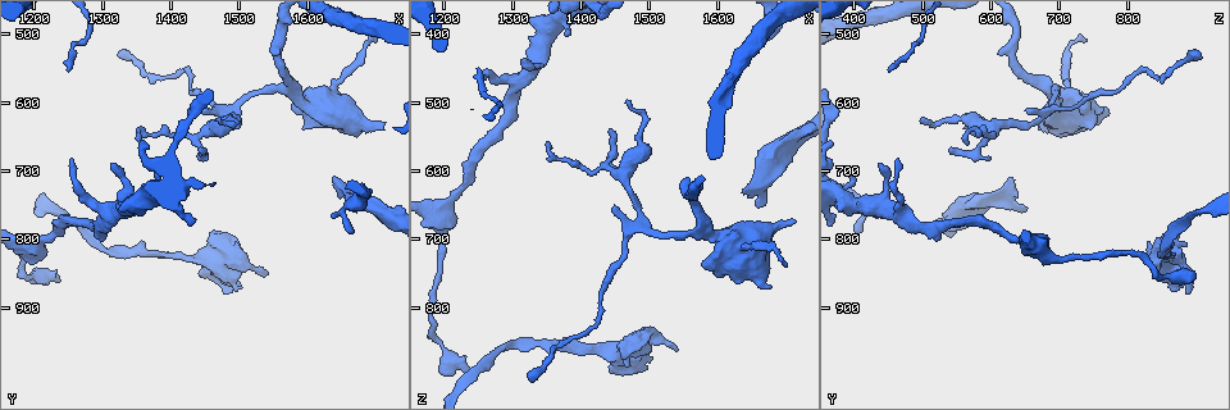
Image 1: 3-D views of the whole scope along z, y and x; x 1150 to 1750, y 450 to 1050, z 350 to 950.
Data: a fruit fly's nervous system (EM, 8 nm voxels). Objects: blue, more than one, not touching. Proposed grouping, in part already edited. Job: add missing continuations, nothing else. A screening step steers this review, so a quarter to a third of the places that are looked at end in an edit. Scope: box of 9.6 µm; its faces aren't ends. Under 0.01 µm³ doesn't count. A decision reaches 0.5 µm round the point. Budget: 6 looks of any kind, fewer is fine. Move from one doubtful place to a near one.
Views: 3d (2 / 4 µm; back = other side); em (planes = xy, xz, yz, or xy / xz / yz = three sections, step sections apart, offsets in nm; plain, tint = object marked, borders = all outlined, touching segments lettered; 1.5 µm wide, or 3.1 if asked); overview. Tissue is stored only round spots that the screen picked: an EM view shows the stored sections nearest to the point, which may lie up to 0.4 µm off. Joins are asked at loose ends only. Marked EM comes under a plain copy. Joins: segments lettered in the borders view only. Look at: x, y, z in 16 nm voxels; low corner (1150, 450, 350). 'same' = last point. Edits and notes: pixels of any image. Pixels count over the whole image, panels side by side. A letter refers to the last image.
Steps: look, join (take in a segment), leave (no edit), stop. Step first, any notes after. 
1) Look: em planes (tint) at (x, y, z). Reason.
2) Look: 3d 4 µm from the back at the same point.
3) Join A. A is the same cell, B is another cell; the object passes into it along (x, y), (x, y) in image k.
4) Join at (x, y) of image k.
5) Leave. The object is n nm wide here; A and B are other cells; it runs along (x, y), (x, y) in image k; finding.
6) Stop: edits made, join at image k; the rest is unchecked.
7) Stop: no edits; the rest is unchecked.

Look: em xz step 4 (tint) at (1320, 530, 905).

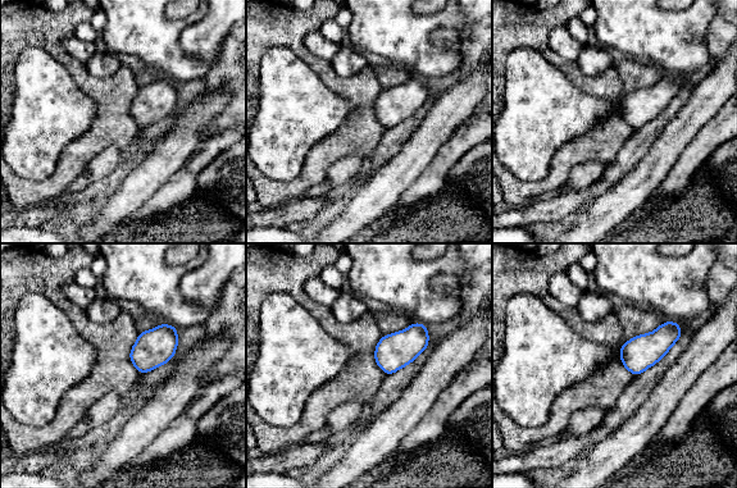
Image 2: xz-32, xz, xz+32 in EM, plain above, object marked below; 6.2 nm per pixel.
Look: em planes (borders) at the same point.

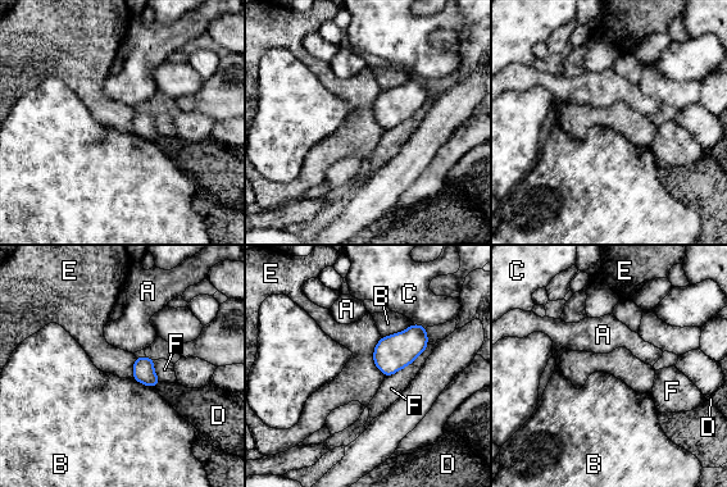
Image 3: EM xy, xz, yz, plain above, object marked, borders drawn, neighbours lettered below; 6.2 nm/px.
Leave. A, B, C, D, E and F are other cells; a border runs along (381, 337), (373, 362), (385, 376) in image 3; none of them fits.

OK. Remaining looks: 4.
Look: em xz step 8 (tint) at (1235, 855, 900). Long arm stops here.

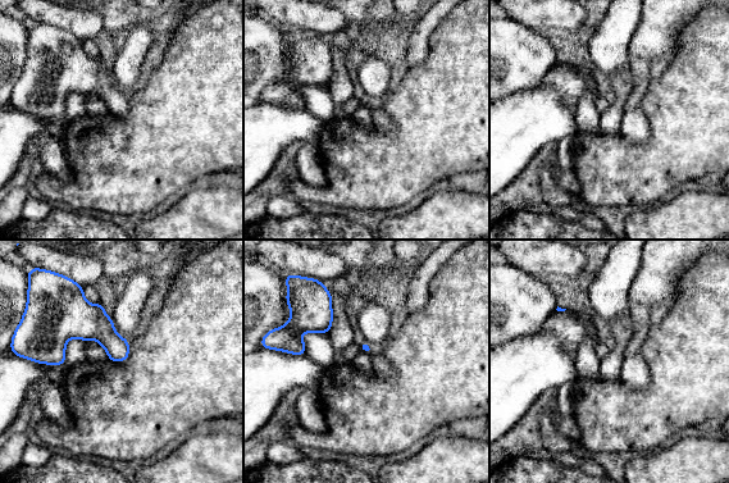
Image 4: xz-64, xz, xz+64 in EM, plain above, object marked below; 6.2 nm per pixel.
Look: em planes (borders) at the same point.

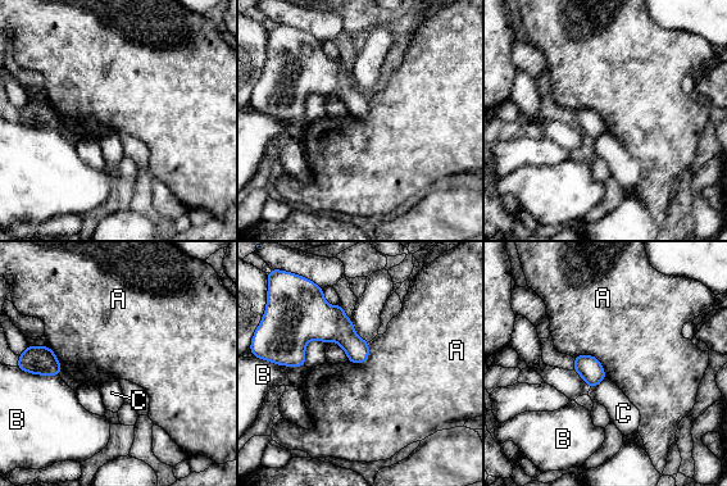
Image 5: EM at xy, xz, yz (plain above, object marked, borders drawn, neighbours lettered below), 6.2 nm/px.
Leave. The longest contact is with A, 240 nm; A, B and C are other cells; a border runs along (575, 357), (593, 355), (607, 376) in image 5; none of them fits.

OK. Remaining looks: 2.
Look: 3d 2 µm at (1460, 860, 900). Branch stops here.

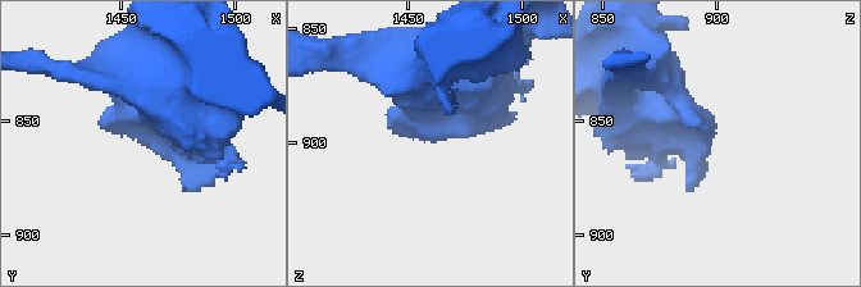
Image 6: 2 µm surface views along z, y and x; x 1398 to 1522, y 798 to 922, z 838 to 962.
Look: em planes (borders) at (1461, 859, 898). Now the EM.

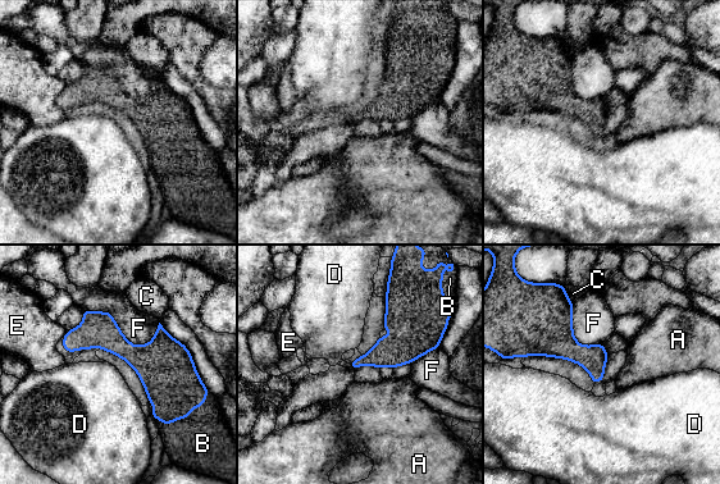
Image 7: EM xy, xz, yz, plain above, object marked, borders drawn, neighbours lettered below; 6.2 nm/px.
Join B. B is the same cell, A, C, D, E and F are other cells; the object passes into it along (172, 383), (168, 423), (203, 442) in image 7; it goes on there.

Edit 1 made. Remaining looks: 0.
Stop: edits made, join at image 7; the rest is unchecked.

